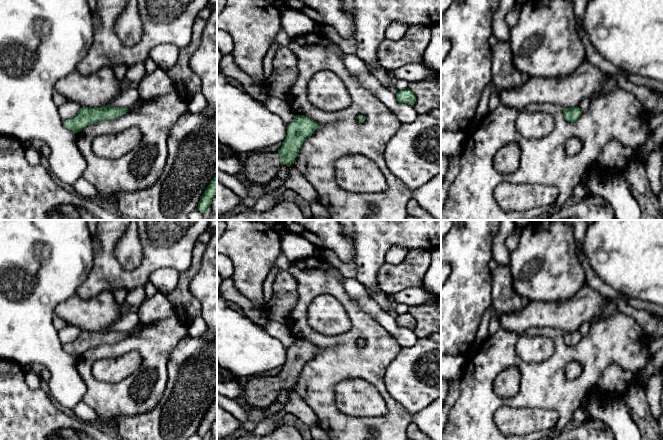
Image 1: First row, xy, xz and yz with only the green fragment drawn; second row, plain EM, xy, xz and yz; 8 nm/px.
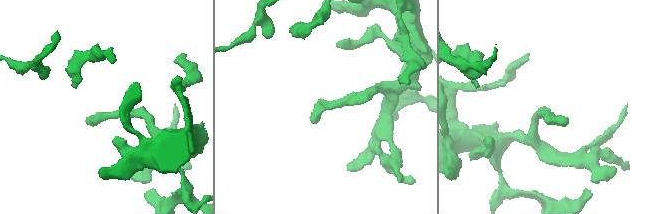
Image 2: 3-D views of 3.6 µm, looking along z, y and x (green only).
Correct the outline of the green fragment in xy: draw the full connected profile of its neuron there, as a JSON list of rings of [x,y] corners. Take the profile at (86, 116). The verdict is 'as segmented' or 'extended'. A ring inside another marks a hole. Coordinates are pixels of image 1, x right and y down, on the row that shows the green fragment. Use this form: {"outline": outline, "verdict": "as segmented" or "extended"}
{"outline": [[[136,86],[122,89],[120,94],[106,107],[88,108],[68,100],[58,107],[58,113],[63,125],[78,133],[87,126],[101,120],[116,119],[124,115],[129,108],[134,107],[140,100]]], "verdict": "extended"}

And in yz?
{"outline": [[[590,98],[583,99],[578,107],[575,108],[563,108],[564,119],[567,122],[575,122],[580,115],[588,109],[590,105]]], "verdict": "extended"}

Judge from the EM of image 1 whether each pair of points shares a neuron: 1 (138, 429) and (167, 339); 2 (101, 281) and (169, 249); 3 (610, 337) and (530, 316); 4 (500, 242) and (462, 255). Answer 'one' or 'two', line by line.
1: two
2: one
3: two
4: two

